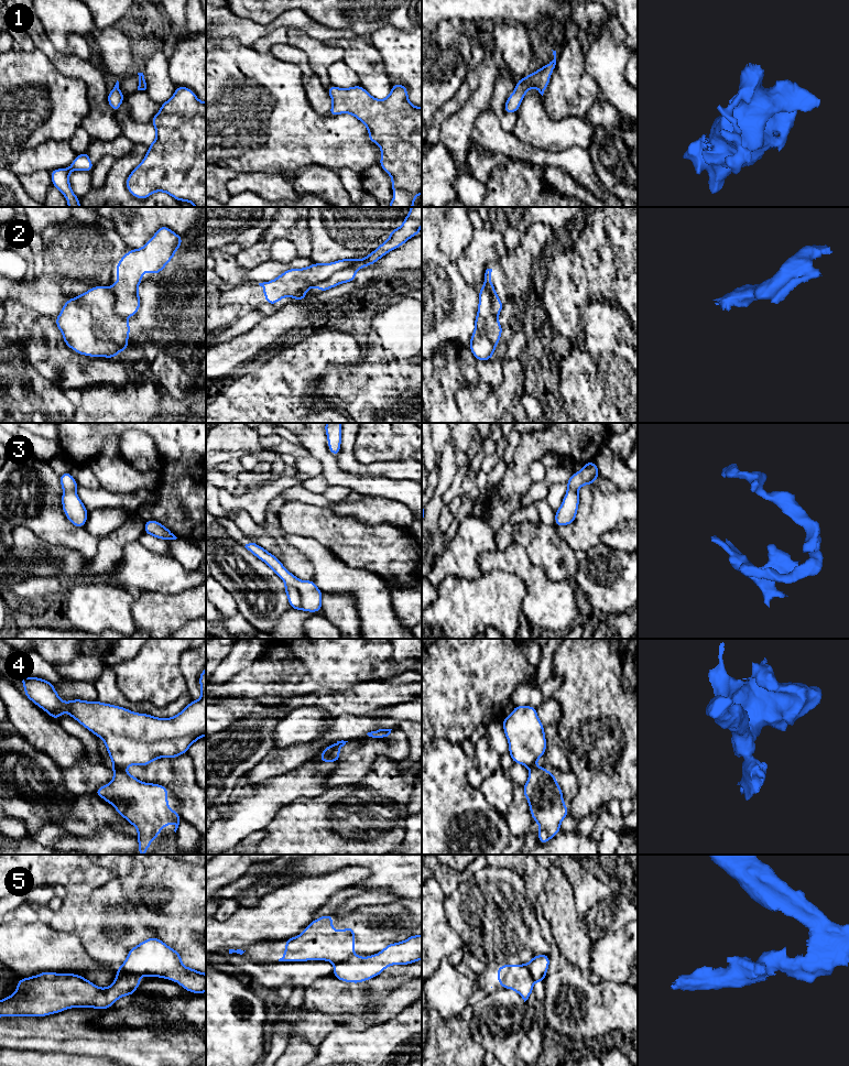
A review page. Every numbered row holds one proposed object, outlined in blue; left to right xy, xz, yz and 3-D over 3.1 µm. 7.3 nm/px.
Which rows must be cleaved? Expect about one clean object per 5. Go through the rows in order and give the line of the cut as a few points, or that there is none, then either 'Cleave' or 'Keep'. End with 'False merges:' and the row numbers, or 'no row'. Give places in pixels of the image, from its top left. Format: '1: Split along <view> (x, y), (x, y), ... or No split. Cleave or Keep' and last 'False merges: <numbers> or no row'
1: No split. Keep
2: Split along xz (357, 260), (316, 285). Cleave
3: No split. Keep
4: Split along xy (113, 764), (123, 770). Cleave
5: Split along xy (118, 968), (134, 974), (138, 977). Cleave
False merges: 2, 4, 5

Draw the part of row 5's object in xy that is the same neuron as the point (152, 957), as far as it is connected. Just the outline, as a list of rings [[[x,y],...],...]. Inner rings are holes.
[[[150,937],[131,948],[119,969],[138,977],[172,980],[192,993],[206,992],[206,973],[184,967],[179,953],[156,937]]]

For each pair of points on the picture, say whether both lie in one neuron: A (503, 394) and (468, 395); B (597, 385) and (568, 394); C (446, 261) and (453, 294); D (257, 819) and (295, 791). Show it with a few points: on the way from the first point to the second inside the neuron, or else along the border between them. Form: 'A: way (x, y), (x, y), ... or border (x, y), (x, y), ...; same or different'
A: way (494, 395), (477, 395); same
B: way (590, 385), (577, 385), (575, 388); same
C: way (450, 269), (453, 272), (453, 286); same
D: way (267, 809), (276, 800), (286, 801); same

